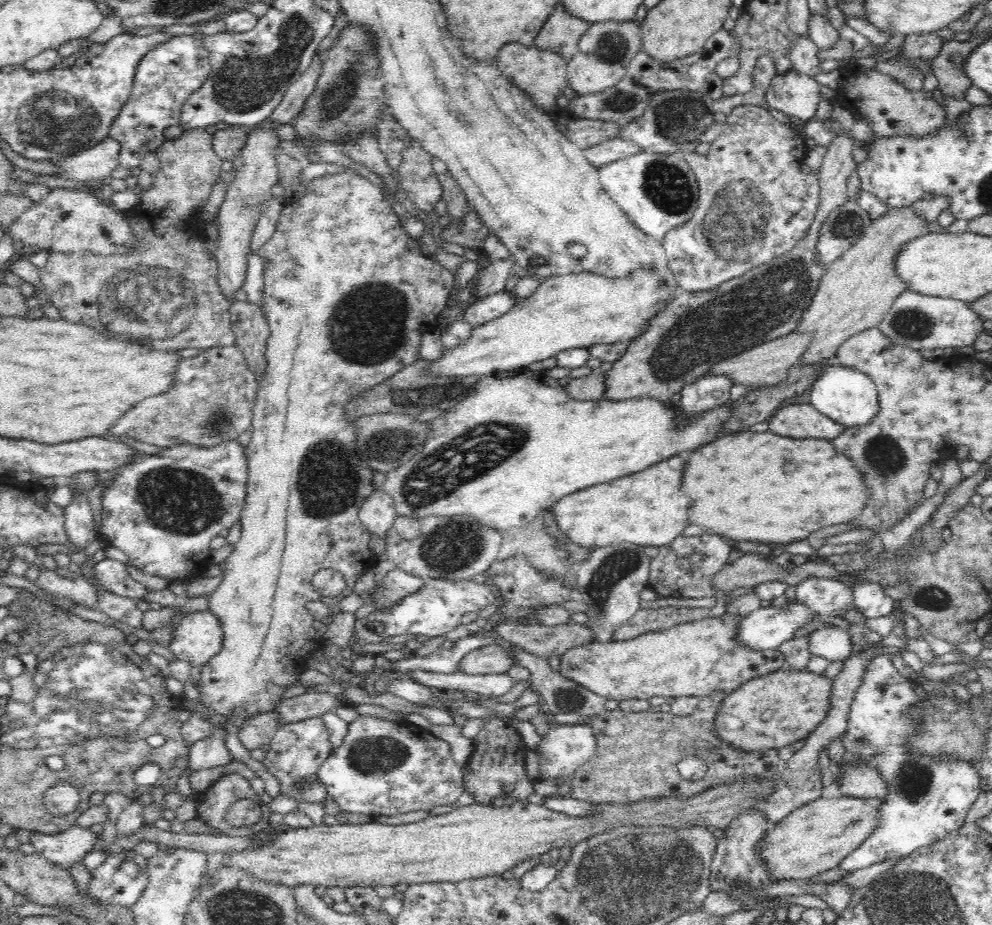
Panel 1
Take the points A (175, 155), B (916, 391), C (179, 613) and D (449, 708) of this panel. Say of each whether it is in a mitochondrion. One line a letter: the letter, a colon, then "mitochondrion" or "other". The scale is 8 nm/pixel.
A: other
B: other
C: other
D: other

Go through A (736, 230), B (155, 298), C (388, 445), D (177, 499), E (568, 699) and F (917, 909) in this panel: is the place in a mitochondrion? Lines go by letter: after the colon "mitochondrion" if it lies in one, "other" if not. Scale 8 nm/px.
A: mitochondrion
B: mitochondrion
C: mitochondrion
D: mitochondrion
E: mitochondrion
F: mitochondrion

